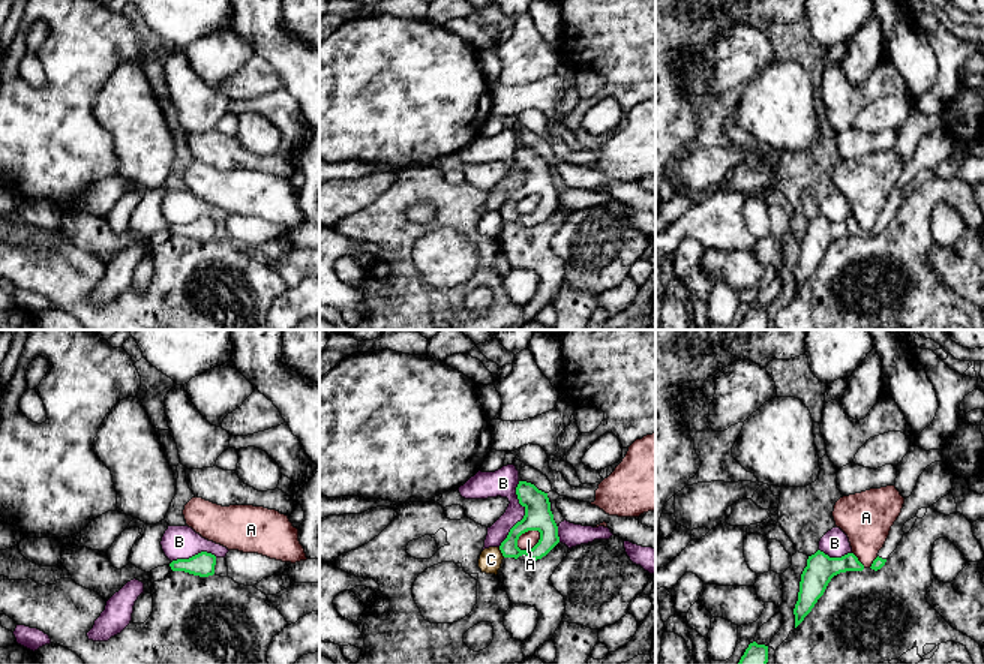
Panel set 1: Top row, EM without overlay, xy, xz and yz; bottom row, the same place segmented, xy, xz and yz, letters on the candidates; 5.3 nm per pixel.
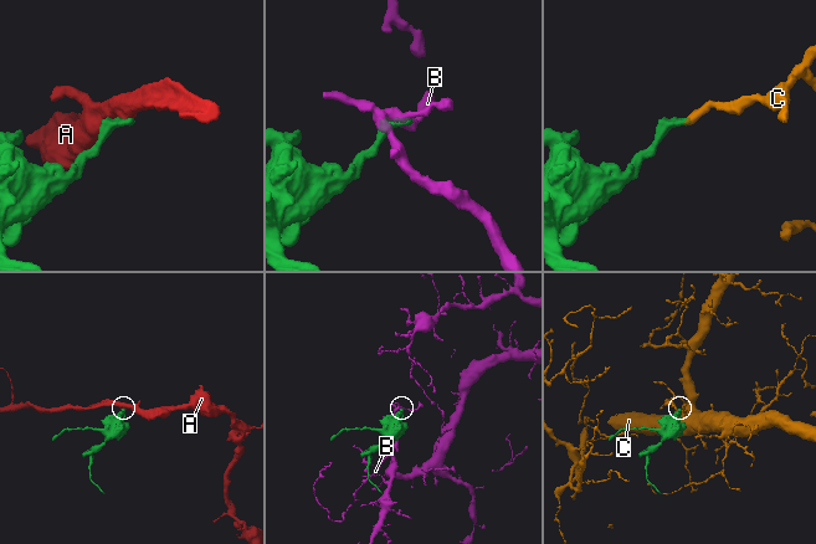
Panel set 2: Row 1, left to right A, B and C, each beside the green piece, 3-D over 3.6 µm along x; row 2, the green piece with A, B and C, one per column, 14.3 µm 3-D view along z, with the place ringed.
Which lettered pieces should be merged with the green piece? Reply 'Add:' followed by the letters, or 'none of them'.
Add: none of them

